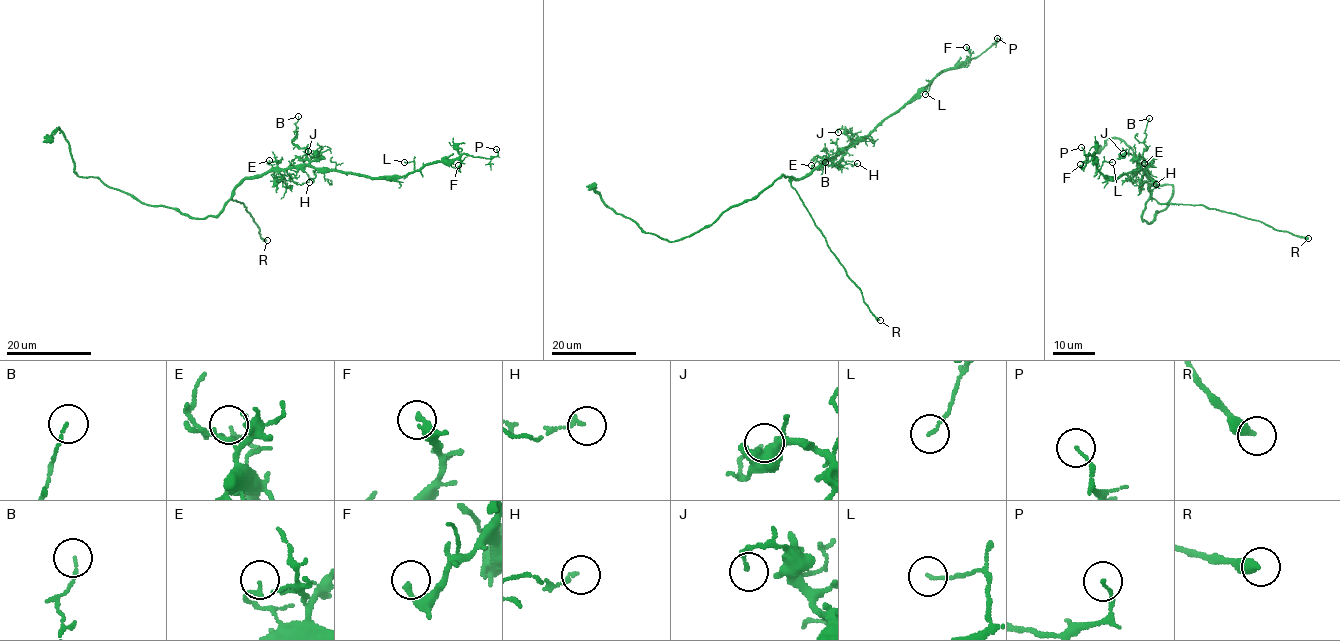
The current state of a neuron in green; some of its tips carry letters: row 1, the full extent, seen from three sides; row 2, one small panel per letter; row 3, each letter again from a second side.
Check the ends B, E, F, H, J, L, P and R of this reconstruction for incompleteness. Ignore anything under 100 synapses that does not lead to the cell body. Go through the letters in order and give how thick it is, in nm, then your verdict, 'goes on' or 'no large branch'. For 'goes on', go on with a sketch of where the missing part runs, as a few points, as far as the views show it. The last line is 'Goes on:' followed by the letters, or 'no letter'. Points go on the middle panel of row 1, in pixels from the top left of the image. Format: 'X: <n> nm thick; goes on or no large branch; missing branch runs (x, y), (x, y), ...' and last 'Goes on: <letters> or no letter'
B: 90 nm thick; no large branch
E: 170 nm thick; no large branch
F: 200 nm thick; no large branch
H: 120 nm thick; no large branch
J: 150 nm thick; no large branch
L: 120 nm thick; no large branch
P: 90 nm thick; no large branch
R: 400 nm thick; goes on
Goes on: R

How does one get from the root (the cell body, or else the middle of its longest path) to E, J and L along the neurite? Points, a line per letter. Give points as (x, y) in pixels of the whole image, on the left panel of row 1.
E: (238, 186), (245, 179), (260, 177), (267, 172), (272, 167), (267, 163), (269, 160)
J: (238, 186), (245, 179), (260, 177), (270, 171), (304, 166), (317, 156), (316, 151), (311, 156), (308, 151)
L: (238, 186), (266, 172), (302, 166), (371, 177), (403, 177), (414, 170), (414, 162), (404, 162)

